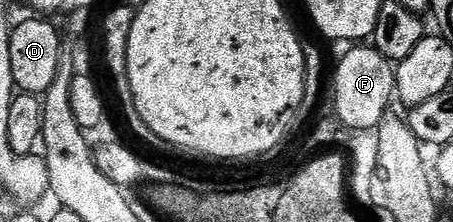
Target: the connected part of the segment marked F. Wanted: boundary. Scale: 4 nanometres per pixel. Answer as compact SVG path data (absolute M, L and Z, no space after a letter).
M350 47L347 49L350 50L339 59L338 66L334 69L333 116L346 124L352 131L358 131L358 129L377 130L378 124L386 118L387 112L391 108L390 100L393 102L396 97L395 66L372 47Z

